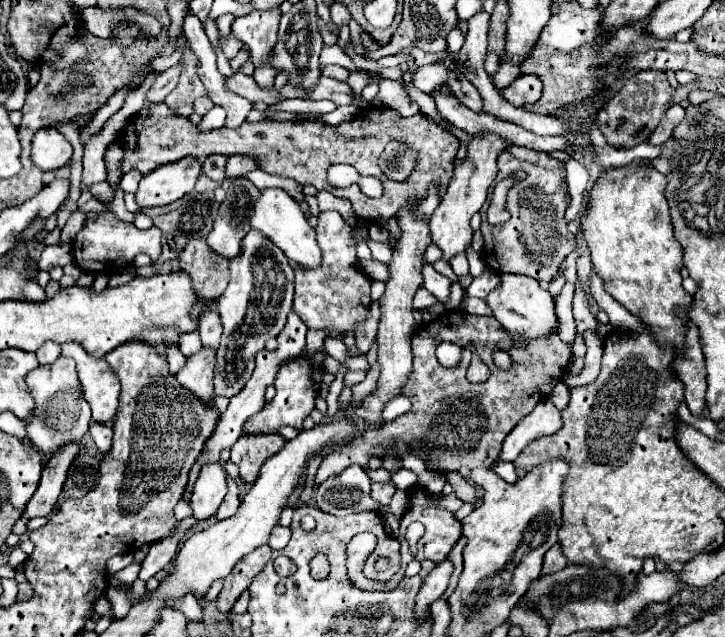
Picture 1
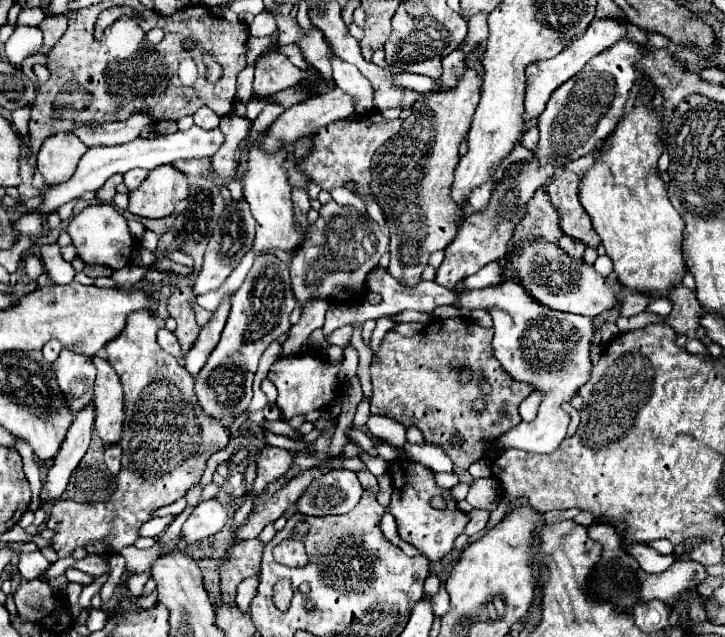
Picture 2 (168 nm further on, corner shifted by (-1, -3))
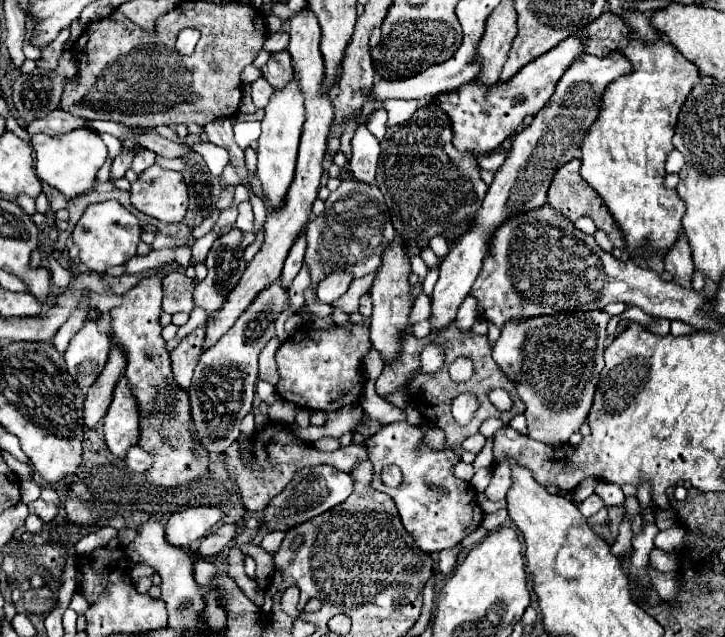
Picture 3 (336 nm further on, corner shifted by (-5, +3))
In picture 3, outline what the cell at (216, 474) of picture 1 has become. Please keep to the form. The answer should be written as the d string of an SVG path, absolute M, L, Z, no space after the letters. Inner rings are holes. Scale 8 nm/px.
M195 506L175 512L167 526L165 536L175 546L187 548L199 538L207 536L223 518L223 510L219 506Z

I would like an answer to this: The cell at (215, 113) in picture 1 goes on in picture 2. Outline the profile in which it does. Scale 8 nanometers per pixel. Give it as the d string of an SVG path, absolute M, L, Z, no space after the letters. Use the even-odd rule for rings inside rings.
M193 126L189 128L187 132L175 132L175 134L169 134L169 136L159 136L159 138L153 138L153 140L143 140L143 138L135 138L127 144L115 144L115 146L93 146L87 150L87 154L79 160L79 166L77 166L77 172L73 174L71 180L59 184L59 186L49 186L43 190L43 212L25 212L21 214L15 222L13 222L13 228L19 230L21 236L31 236L35 238L39 234L39 230L43 228L43 218L57 210L59 206L63 206L65 202L69 200L75 200L75 198L81 198L85 192L95 192L103 186L103 182L107 178L111 178L113 174L125 174L127 170L131 168L145 168L145 170L153 170L157 166L163 166L163 164L171 164L173 160L177 158L183 158L183 160L193 160L193 158L211 158L219 148L221 144L225 142L225 136L219 128L215 130L203 130L199 126Z

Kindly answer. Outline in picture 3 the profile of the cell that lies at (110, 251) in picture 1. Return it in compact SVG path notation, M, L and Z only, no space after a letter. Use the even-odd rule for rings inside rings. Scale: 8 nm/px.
M107 200L107 202L91 204L83 212L83 216L79 218L79 222L71 232L71 238L73 238L73 244L79 248L81 262L93 272L105 272L107 268L119 266L131 256L135 256L139 234L141 234L139 220L117 200Z

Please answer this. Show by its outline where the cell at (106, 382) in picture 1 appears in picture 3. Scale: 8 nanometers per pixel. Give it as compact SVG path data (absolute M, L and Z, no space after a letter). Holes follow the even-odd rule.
M121 376L115 390L113 390L113 402L103 418L103 434L109 450L117 458L125 458L125 452L129 446L137 444L139 436L139 412L137 402L133 400L133 394L129 392L127 378Z

